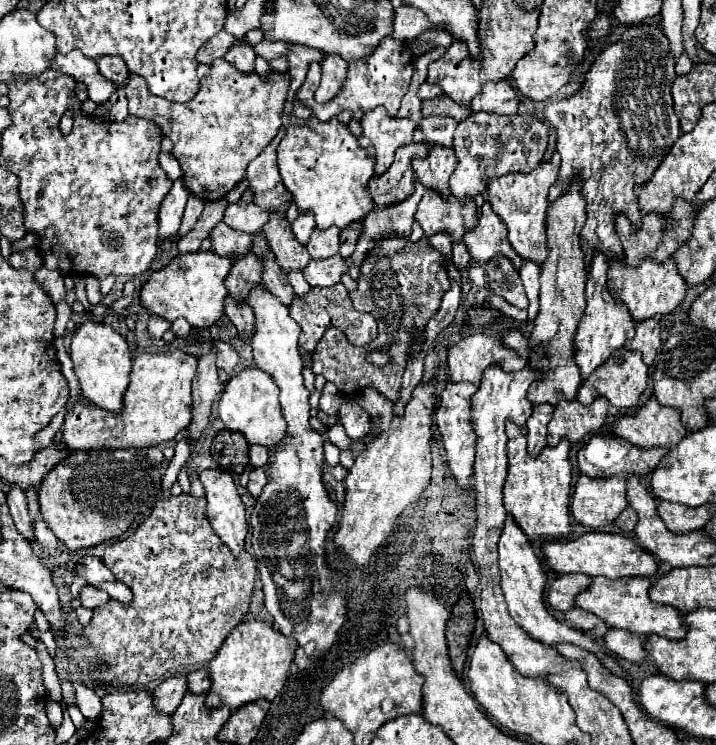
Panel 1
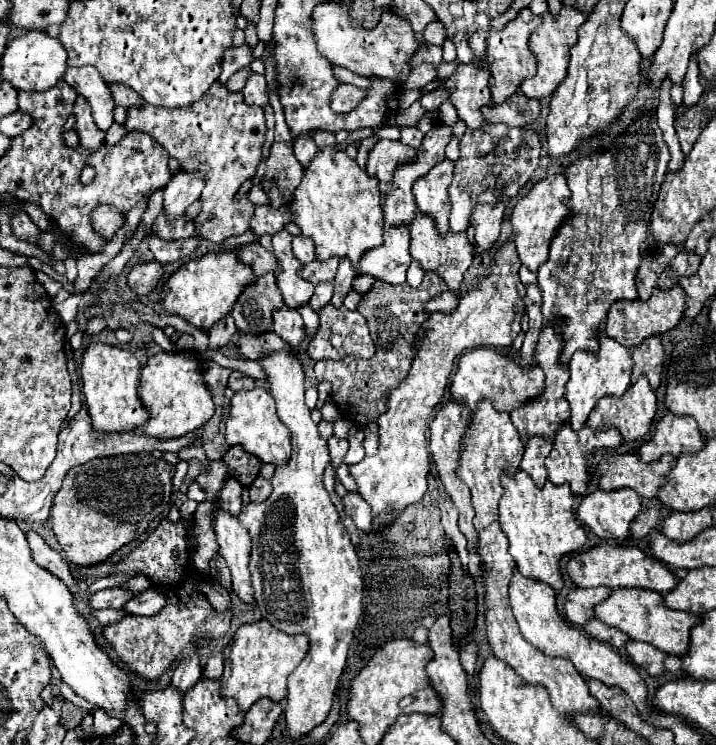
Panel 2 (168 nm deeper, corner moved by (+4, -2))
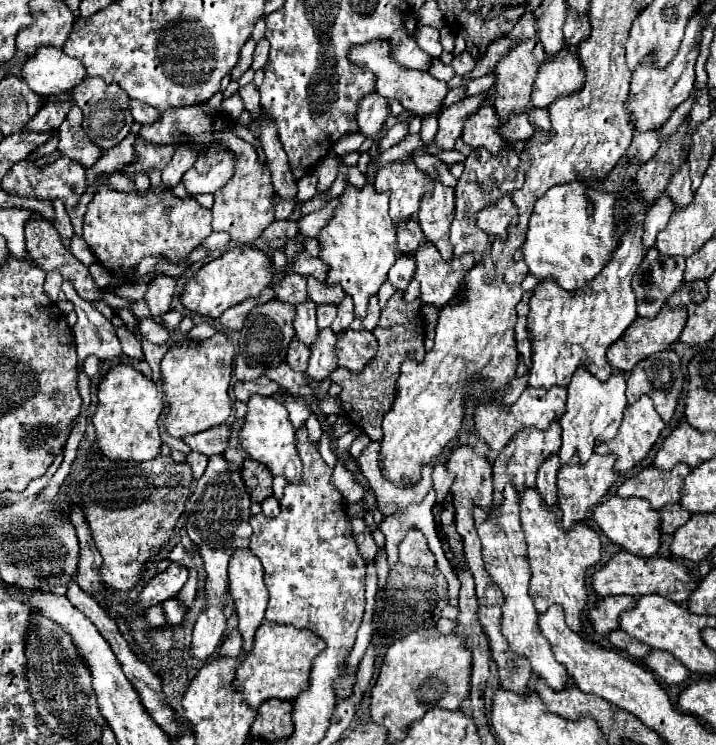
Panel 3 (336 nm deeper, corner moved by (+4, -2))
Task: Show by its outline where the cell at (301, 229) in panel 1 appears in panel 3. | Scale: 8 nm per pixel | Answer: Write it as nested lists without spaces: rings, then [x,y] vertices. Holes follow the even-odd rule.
[[[308,257],[308,259],[296,259],[294,261],[296,263],[296,269],[300,269],[300,275],[312,275],[312,277],[316,277],[318,281],[324,281],[326,279],[326,271],[328,271],[328,265],[322,261],[322,259],[318,259],[318,257]]]

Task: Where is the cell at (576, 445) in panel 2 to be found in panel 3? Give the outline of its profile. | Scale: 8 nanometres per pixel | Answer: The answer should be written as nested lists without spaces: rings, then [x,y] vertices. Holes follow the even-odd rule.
[[[574,453],[568,463],[562,463],[558,469],[558,505],[562,509],[562,523],[564,527],[570,527],[576,521],[582,521],[590,515],[590,509],[596,507],[604,495],[608,493],[610,485],[616,481],[618,473],[614,469],[616,455],[592,455],[586,463],[578,459]]]

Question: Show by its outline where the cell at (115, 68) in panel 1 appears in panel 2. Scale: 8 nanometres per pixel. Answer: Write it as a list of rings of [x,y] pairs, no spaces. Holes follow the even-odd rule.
[[[110,83],[110,91],[114,95],[116,105],[128,109],[128,107],[142,107],[144,99],[140,99],[140,95],[136,95],[136,91],[132,91],[130,87],[124,87],[122,83]]]

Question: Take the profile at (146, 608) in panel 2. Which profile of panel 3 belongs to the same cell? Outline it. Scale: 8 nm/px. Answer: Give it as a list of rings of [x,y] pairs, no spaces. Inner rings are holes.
[[[166,599],[160,605],[162,605],[162,611],[164,611],[166,623],[172,623],[172,625],[182,623],[182,619],[186,615],[186,607],[182,603],[178,603],[178,599]]]

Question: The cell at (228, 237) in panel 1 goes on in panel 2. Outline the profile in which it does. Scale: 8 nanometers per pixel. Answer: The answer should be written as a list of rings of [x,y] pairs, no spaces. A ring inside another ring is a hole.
[[[258,241],[252,243],[252,245],[244,245],[244,247],[238,247],[238,257],[252,267],[254,275],[260,277],[260,275],[266,275],[266,273],[276,273],[276,257],[272,253],[268,253]]]

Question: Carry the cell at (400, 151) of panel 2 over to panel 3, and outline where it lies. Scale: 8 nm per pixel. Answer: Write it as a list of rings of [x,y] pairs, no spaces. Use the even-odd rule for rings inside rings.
[[[390,161],[378,169],[374,189],[390,195],[390,217],[394,223],[416,217],[424,193],[432,191],[434,179],[420,171],[414,161]]]

